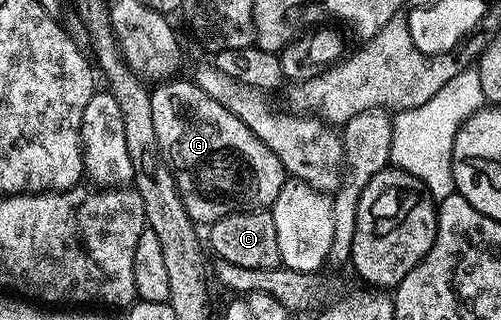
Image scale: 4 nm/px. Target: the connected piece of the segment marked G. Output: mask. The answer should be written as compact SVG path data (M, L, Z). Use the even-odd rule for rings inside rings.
M178 77L168 83L160 83L151 91L151 117L155 121L155 137L159 137L159 149L173 170L177 182L177 192L181 194L183 205L193 219L194 224L212 225L237 211L263 211L272 208L275 197L279 197L279 189L283 189L287 172L285 167L255 137L235 113L223 109L215 97L211 97L196 82L189 83L184 77Z

